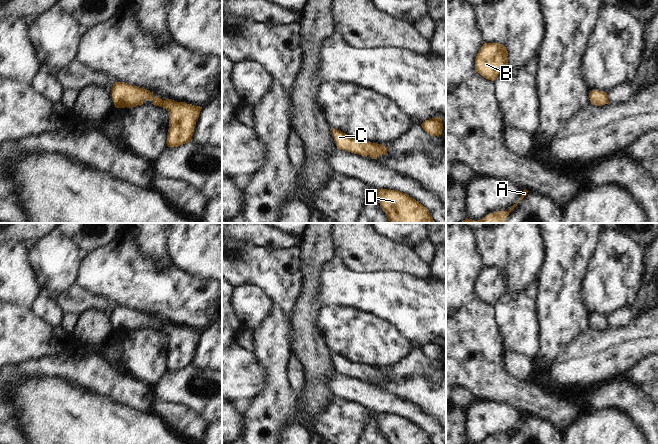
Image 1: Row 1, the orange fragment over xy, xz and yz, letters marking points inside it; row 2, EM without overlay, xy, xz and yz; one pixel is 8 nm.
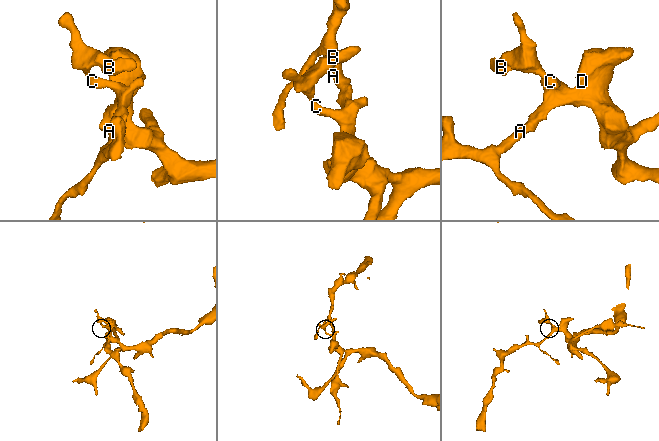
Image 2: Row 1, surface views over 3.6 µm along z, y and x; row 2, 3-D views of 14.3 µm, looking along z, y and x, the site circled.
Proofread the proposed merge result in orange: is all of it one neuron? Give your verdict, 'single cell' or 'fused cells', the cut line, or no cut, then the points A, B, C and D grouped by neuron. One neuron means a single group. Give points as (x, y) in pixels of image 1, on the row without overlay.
single cell | no cut | A B C D

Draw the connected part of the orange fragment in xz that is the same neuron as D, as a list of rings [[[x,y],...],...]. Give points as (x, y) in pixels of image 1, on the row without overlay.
[[[381,412],[375,419],[388,444],[433,444],[428,433],[408,418]]]

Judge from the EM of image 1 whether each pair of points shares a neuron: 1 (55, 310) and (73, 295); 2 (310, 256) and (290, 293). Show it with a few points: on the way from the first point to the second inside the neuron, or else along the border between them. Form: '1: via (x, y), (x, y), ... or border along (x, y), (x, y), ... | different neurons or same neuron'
1: border along (47, 292), (66, 313) | different neurons
2: border along (300, 247), (302, 250), (302, 294) | different neurons

